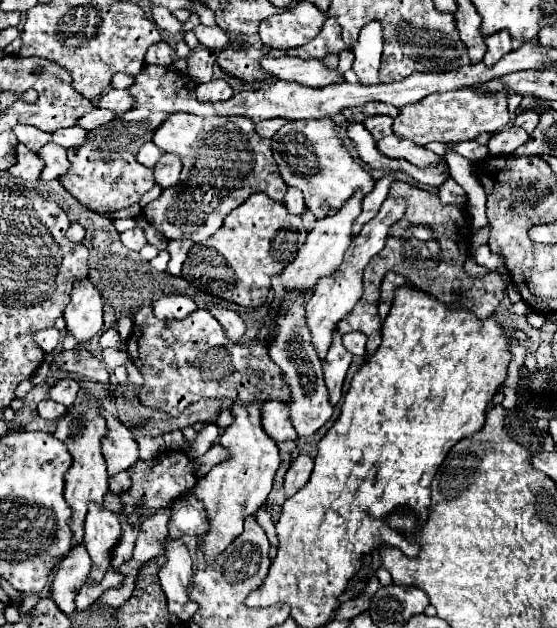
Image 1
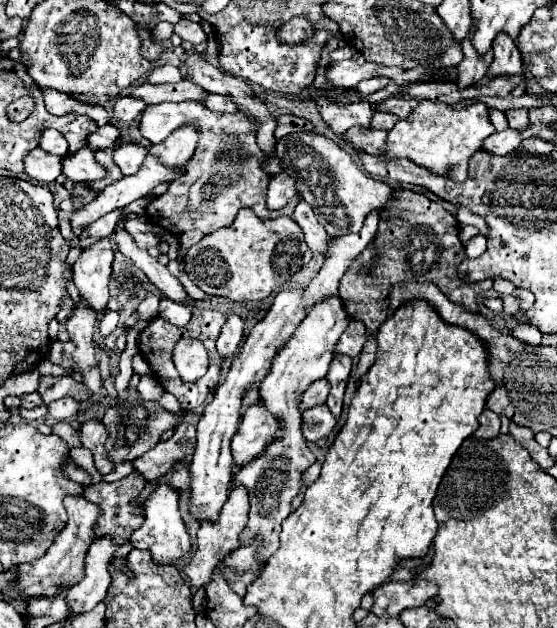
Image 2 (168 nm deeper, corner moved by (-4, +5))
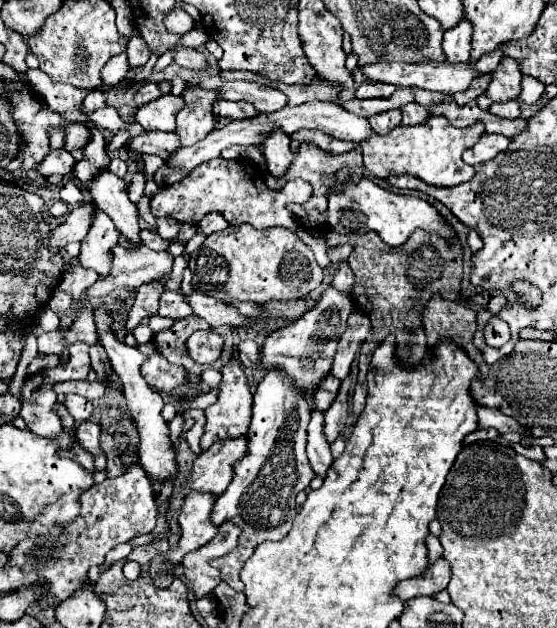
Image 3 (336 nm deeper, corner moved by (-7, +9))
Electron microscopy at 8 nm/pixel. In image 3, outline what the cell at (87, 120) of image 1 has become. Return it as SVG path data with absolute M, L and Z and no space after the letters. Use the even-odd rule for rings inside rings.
M146 82L146 84L134 94L134 102L136 102L136 106L142 106L142 104L148 104L148 102L160 98L160 96L162 96L160 86L158 86L156 82Z

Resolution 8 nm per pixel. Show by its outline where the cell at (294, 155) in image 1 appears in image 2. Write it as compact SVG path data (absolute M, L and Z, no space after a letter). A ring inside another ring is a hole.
M303 130L279 138L275 156L281 162L281 172L289 174L295 180L295 186L301 192L303 200L313 206L319 224L323 224L329 236L343 236L361 230L365 216L371 210L381 212L391 198L389 184L359 170L359 166L341 146L319 132Z

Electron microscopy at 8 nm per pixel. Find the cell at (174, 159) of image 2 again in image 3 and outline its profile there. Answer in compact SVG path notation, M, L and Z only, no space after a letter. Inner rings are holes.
M192 78L186 82L182 98L186 106L178 112L176 134L180 136L182 146L188 146L204 140L204 136L214 128L212 106L222 96L216 90L204 90L200 78Z

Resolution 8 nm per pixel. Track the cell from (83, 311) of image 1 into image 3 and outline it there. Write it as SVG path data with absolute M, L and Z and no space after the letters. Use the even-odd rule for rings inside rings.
M94 208L92 226L88 230L88 236L82 240L82 248L78 256L84 268L92 268L100 276L106 276L110 272L110 262L112 262L110 250L114 248L114 244L118 244L118 238L120 232L116 230L112 218L100 208Z

